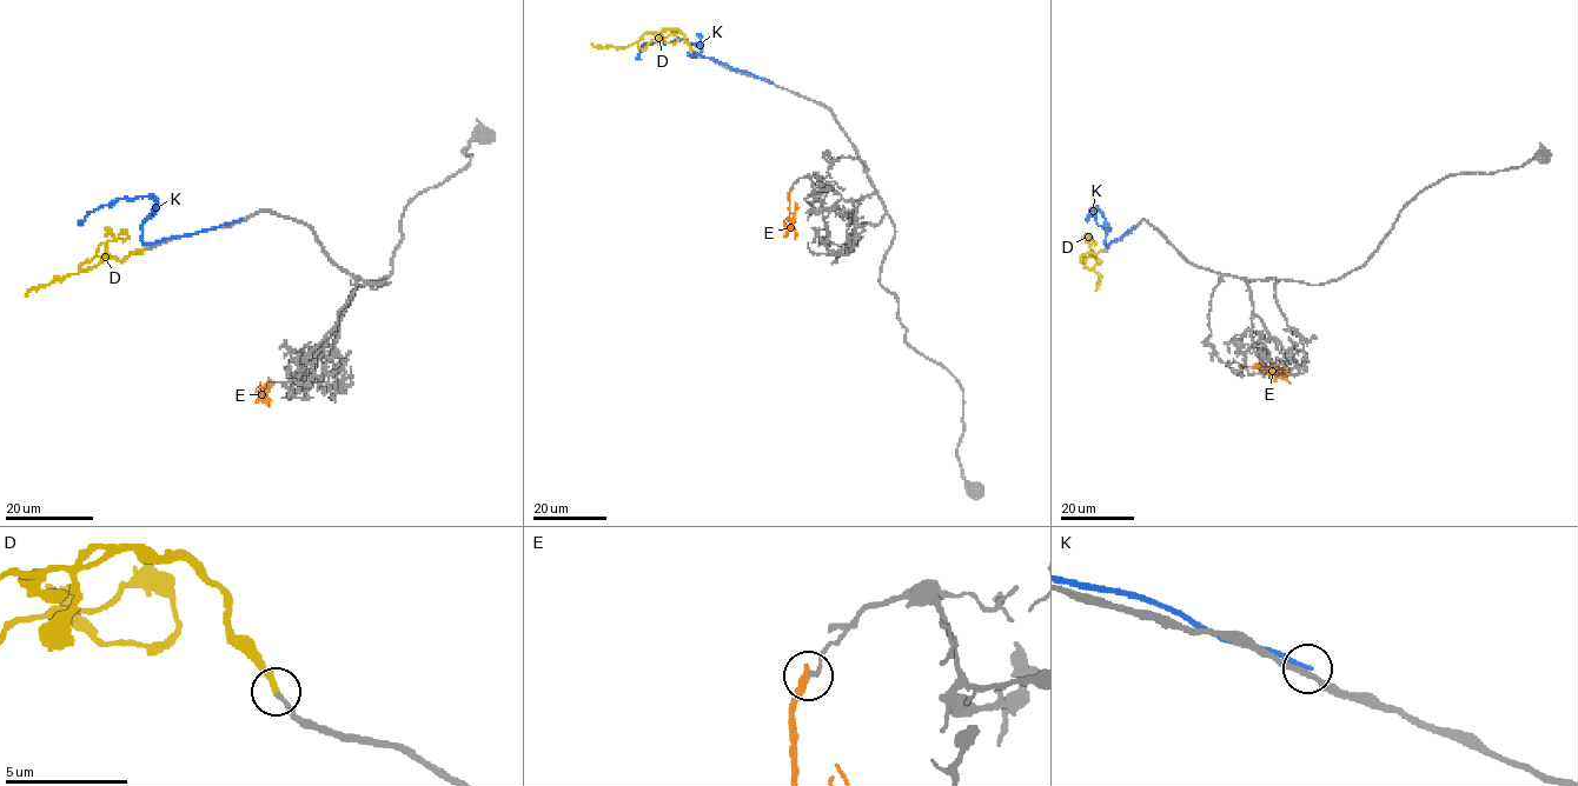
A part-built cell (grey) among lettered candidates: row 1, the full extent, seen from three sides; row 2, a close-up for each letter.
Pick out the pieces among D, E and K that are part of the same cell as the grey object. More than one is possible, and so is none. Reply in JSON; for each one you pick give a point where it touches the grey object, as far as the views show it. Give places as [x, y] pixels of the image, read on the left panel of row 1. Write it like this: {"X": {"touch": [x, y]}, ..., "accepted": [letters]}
{"D": {"touch": [145, 248]}, "accepted": ["D"]}

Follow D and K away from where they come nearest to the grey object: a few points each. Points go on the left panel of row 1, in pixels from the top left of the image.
D: (145, 247), (121, 260), (105, 259), (48, 284), (32, 287), (25, 297)
K: (241, 220), (144, 244), (141, 225), (157, 205), (152, 198), (144, 197), (120, 198), (101, 206), (80, 226)

